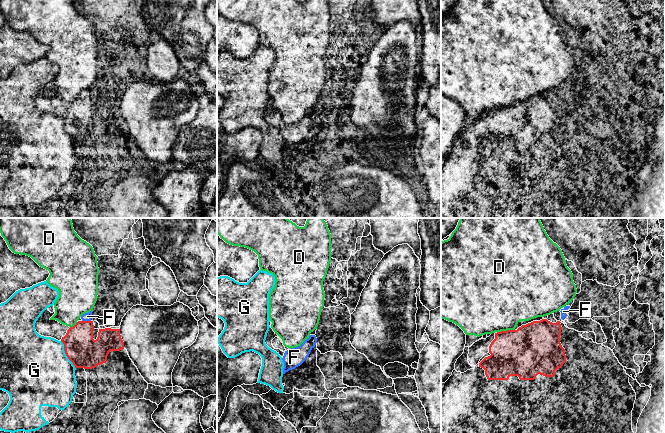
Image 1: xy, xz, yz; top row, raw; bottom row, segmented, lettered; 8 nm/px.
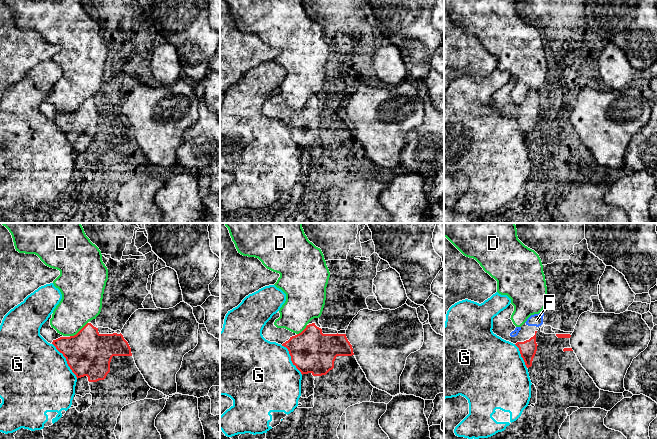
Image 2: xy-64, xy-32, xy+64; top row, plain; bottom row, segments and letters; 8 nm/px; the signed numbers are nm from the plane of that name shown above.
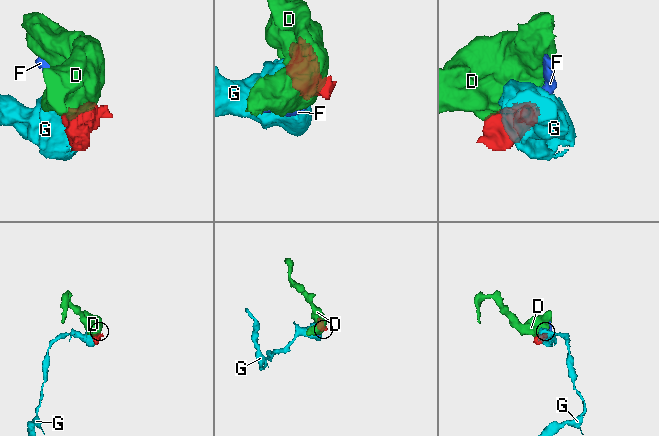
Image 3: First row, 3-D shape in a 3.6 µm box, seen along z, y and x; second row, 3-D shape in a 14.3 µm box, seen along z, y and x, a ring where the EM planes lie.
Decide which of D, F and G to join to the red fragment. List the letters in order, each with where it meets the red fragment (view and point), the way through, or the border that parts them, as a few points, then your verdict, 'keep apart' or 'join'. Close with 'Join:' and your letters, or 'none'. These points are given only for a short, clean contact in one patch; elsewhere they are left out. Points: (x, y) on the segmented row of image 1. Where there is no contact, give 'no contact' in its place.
D: yz (505, 331) | keep apart
F: xy (86, 321) | join
G: xy (66, 355) | keep apart
Join: F

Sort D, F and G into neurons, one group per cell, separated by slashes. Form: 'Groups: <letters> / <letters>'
Groups: D / F / G

